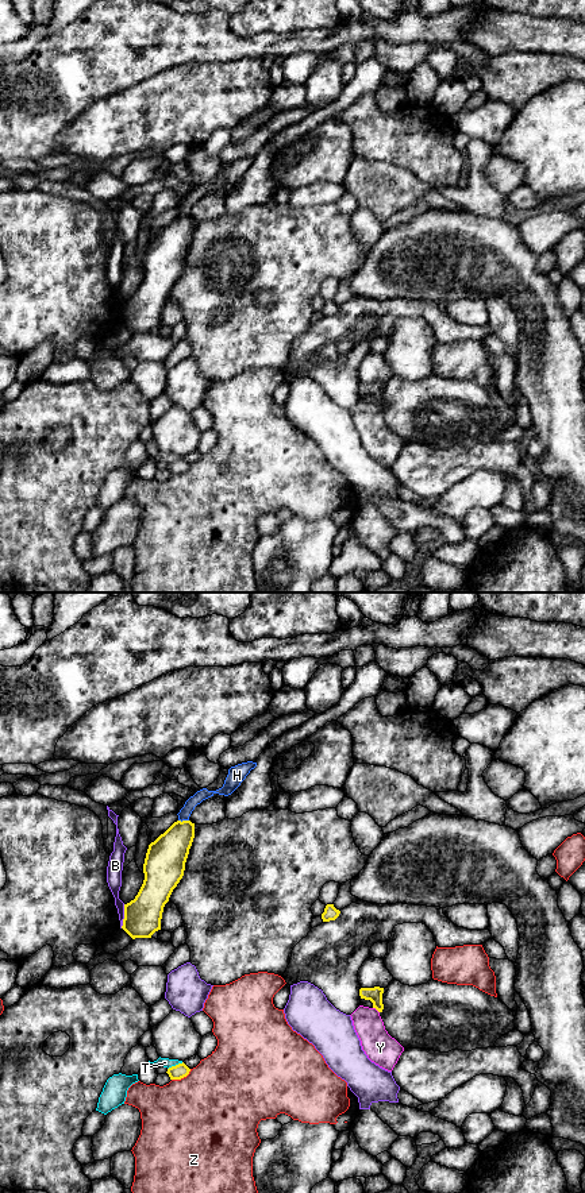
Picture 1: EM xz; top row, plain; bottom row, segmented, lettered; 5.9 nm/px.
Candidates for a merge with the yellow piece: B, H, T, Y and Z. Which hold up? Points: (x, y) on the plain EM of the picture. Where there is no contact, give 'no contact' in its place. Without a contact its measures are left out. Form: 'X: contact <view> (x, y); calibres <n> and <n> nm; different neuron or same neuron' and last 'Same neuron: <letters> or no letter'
B: contact xz (124, 312); calibres 220 and 100 nm; different neuron
H: contact xz (184, 216); calibres 240 and 70 nm; different neuron
T: contact xz (174, 462); calibres 90 and 60 nm; different neuron
Y: contact xz (376, 404); calibres 90 and 190 nm; different neuron
Z: contact xz (181, 473); calibres 90 and 480 nm; different neuron
Same neuron: no letter

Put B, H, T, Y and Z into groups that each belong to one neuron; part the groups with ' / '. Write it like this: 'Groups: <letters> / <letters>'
Groups: B Y / H / T / Z

